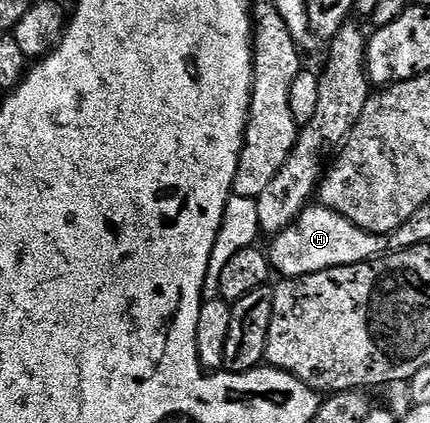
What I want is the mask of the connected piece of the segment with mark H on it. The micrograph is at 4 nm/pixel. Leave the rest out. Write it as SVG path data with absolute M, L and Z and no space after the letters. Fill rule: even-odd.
M317 203L315 207L306 207L296 221L272 238L273 246L267 249L270 266L282 274L282 278L302 277L319 271L327 271L331 267L354 265L370 261L386 252L386 238L376 233L364 233L355 223L351 223L343 215L326 209Z

